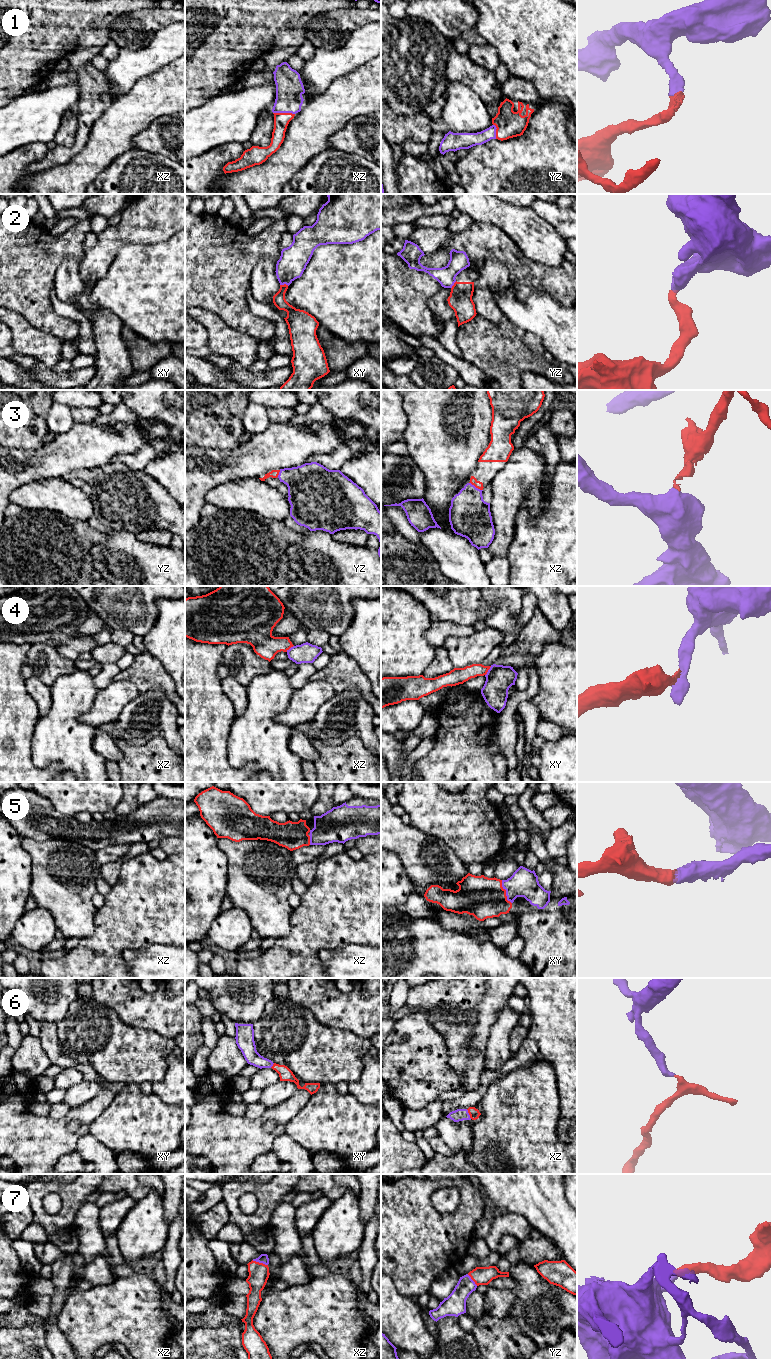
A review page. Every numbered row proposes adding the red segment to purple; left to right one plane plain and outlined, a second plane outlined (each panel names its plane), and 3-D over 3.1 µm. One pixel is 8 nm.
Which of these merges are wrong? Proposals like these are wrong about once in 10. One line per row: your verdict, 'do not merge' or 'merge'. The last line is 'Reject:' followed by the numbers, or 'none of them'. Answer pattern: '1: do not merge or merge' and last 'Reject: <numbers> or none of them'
1: merge
2: do not merge
3: merge
4: do not merge
5: merge
6: merge
7: merge
Reject: 2, 4

